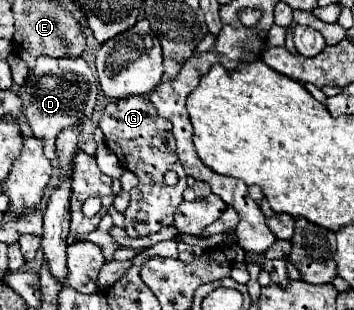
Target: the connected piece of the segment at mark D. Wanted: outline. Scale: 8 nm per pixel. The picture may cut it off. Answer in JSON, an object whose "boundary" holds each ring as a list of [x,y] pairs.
{"boundary":[[[40,56],[36,68],[32,70],[32,78],[24,86],[20,86],[18,96],[24,102],[24,114],[38,138],[44,140],[44,154],[48,160],[56,158],[56,134],[74,124],[82,124],[92,116],[96,106],[96,78],[84,58],[48,58]]]}

